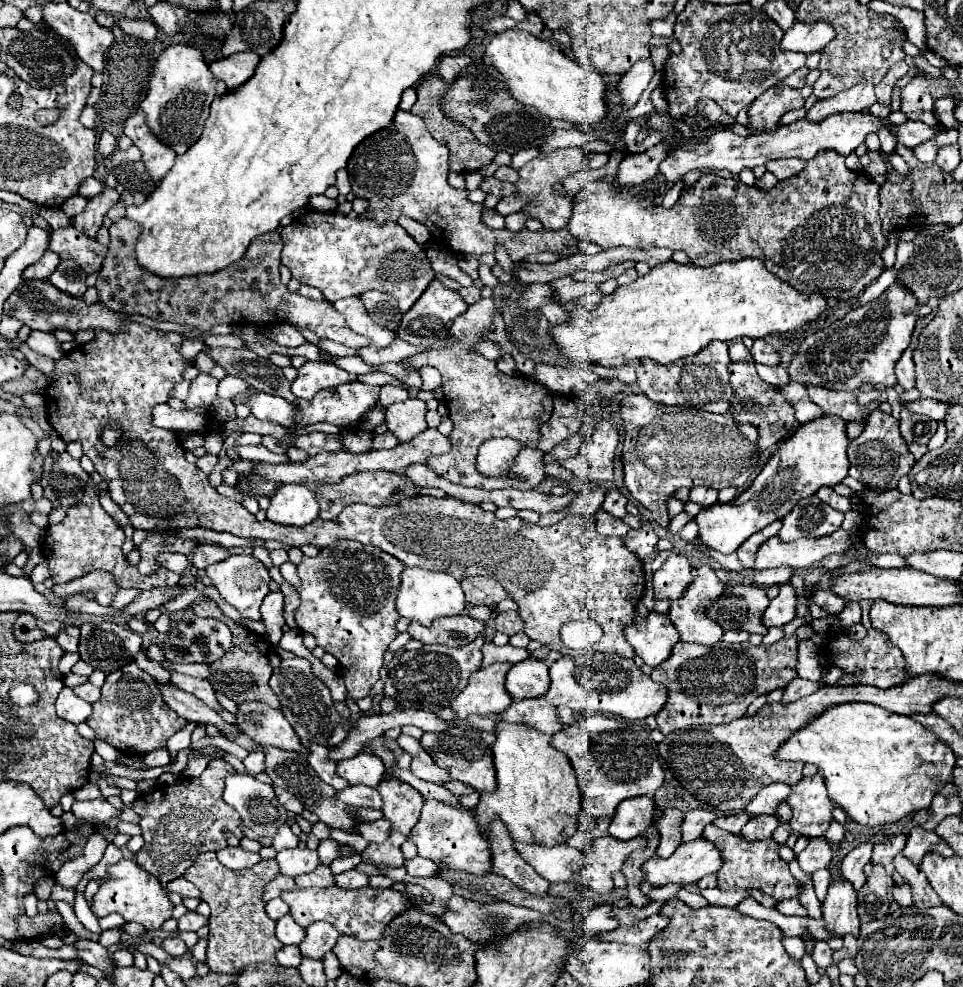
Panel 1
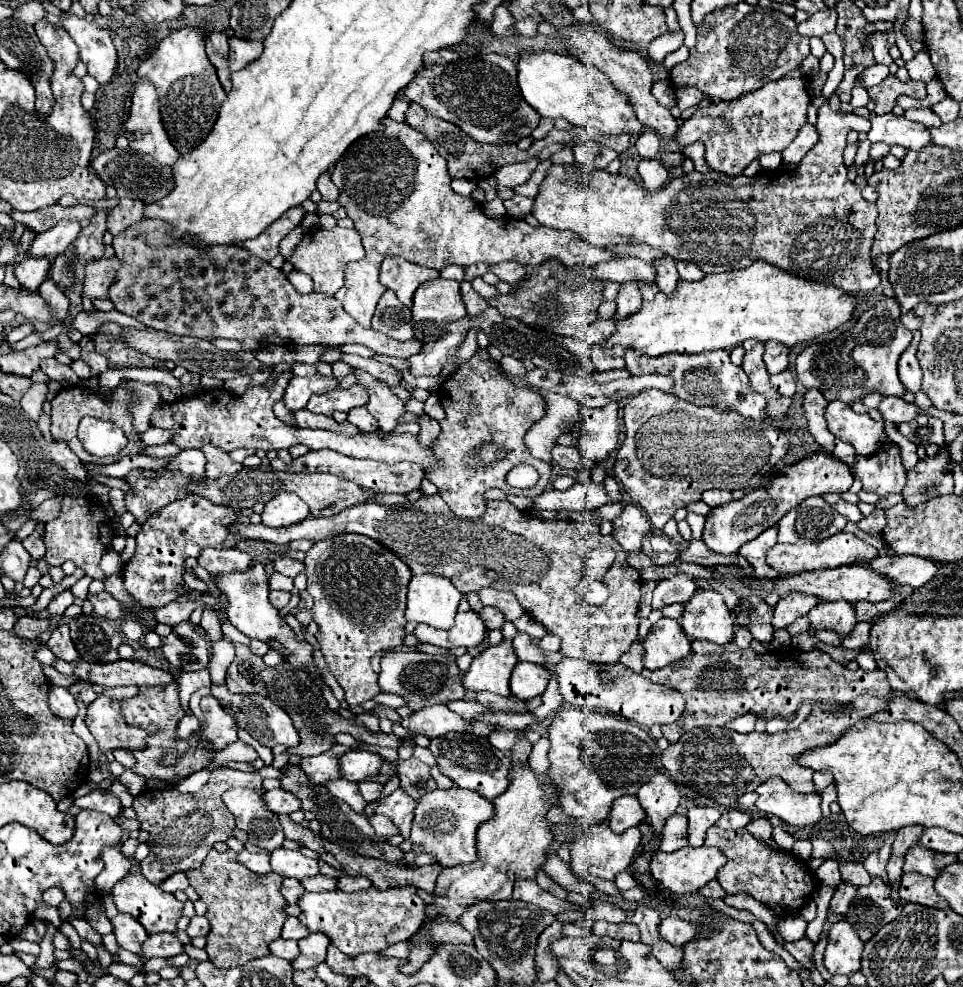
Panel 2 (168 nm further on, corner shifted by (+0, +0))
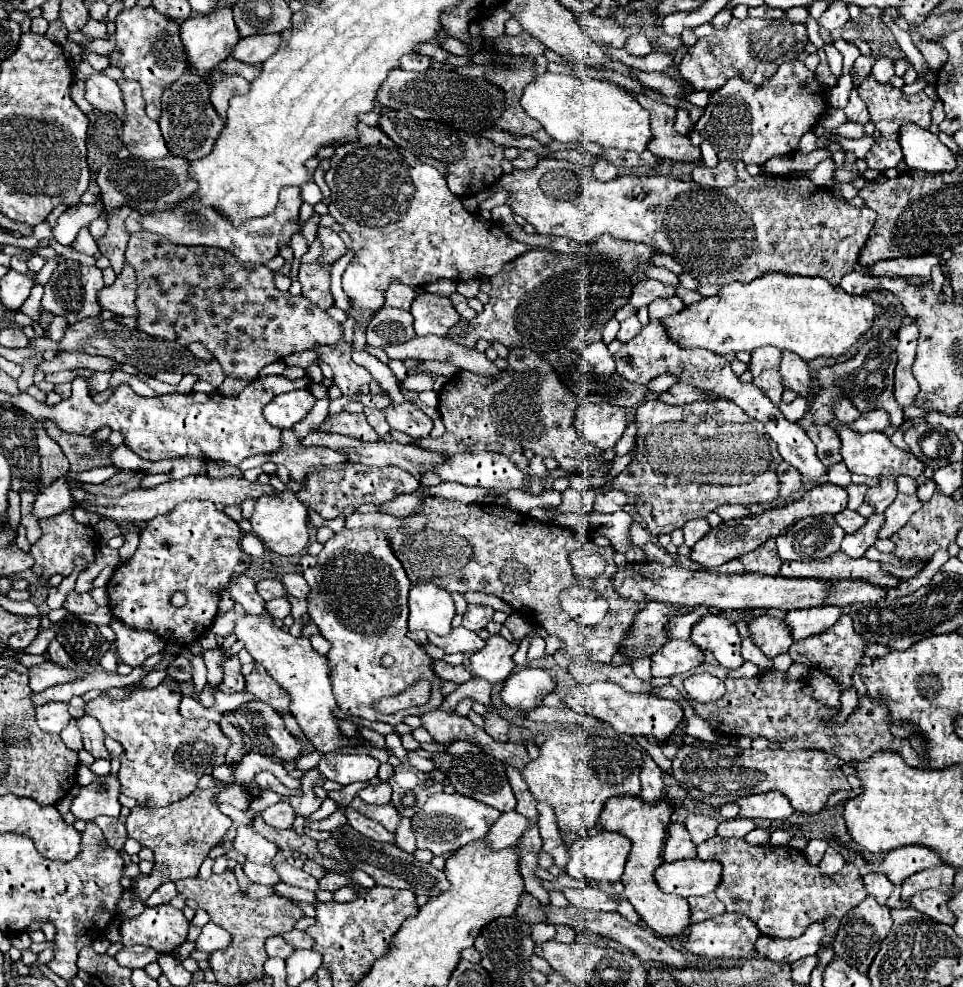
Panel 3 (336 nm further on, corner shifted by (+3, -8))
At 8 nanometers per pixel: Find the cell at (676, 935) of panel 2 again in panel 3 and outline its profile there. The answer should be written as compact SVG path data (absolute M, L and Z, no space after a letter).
M725 912L721 916L713 916L705 922L693 924L687 938L681 938L681 944L687 952L697 954L697 956L707 956L707 958L741 958L747 956L757 938L761 936L761 932L757 930L757 926L753 926L751 918L745 918L745 914L737 914L737 912Z

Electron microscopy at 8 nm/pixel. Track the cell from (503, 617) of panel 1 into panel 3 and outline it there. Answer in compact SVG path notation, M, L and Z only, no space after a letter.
M469 606L467 608L467 612L465 612L465 616L463 616L463 626L467 628L467 630L473 630L473 632L479 632L479 630L483 630L489 622L491 622L491 616L493 616L493 608L489 608L489 606Z

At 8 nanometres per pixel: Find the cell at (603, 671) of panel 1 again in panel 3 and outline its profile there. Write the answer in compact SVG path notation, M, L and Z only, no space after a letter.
M593 682L593 684L573 684L565 688L565 704L575 712L583 712L595 716L597 720L609 722L613 730L627 736L643 736L643 738L657 738L665 742L677 724L683 720L683 708L675 700L657 698L651 694L631 694L623 686L615 682Z

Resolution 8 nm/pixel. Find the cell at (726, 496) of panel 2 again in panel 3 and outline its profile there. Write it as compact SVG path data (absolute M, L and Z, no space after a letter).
M721 504L715 510L723 520L733 520L733 518L741 518L741 516L751 516L751 512L745 506L739 504Z

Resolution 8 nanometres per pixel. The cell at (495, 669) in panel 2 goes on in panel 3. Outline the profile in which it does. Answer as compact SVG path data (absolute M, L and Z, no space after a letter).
M491 636L483 650L471 654L473 678L483 678L491 686L505 682L515 668L515 662L513 662L515 650L517 650L517 644L507 642L501 636Z

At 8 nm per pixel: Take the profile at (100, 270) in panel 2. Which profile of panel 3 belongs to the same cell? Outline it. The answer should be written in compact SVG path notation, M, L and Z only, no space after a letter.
M125 264L123 272L117 276L113 286L103 286L97 300L101 302L103 310L111 310L117 316L137 316L135 308L135 270Z

